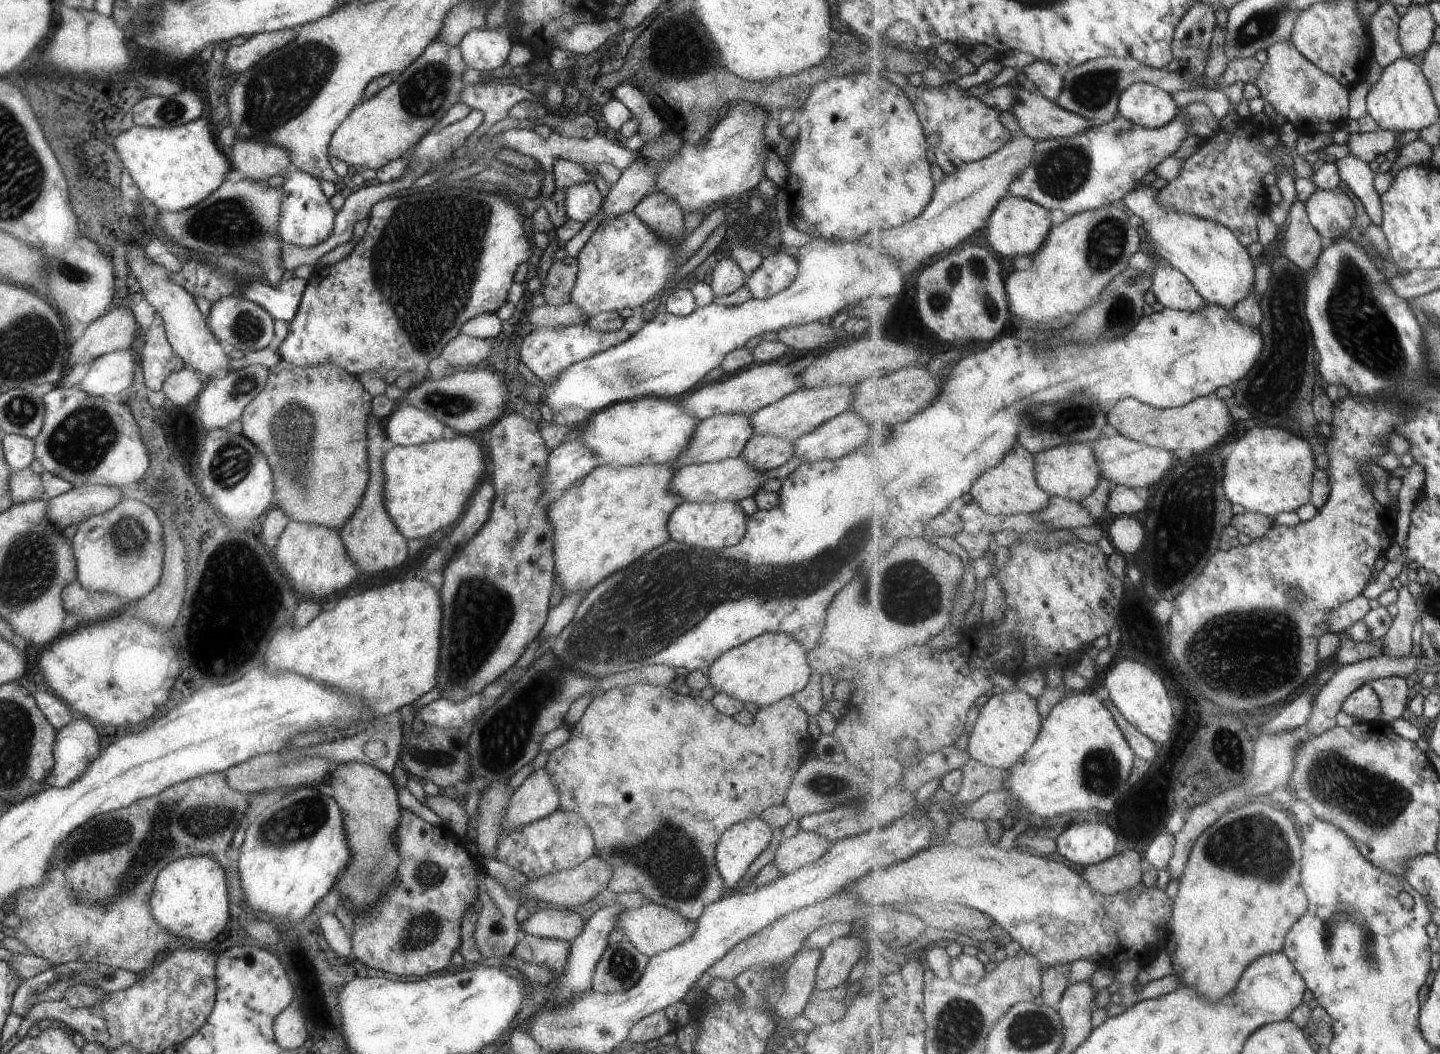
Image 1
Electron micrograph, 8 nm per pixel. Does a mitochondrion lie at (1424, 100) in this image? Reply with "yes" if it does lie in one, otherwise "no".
no

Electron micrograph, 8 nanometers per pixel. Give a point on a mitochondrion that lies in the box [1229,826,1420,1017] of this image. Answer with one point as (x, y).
(1369, 959)

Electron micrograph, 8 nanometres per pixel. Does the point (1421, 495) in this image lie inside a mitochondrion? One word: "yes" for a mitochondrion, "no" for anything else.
no

